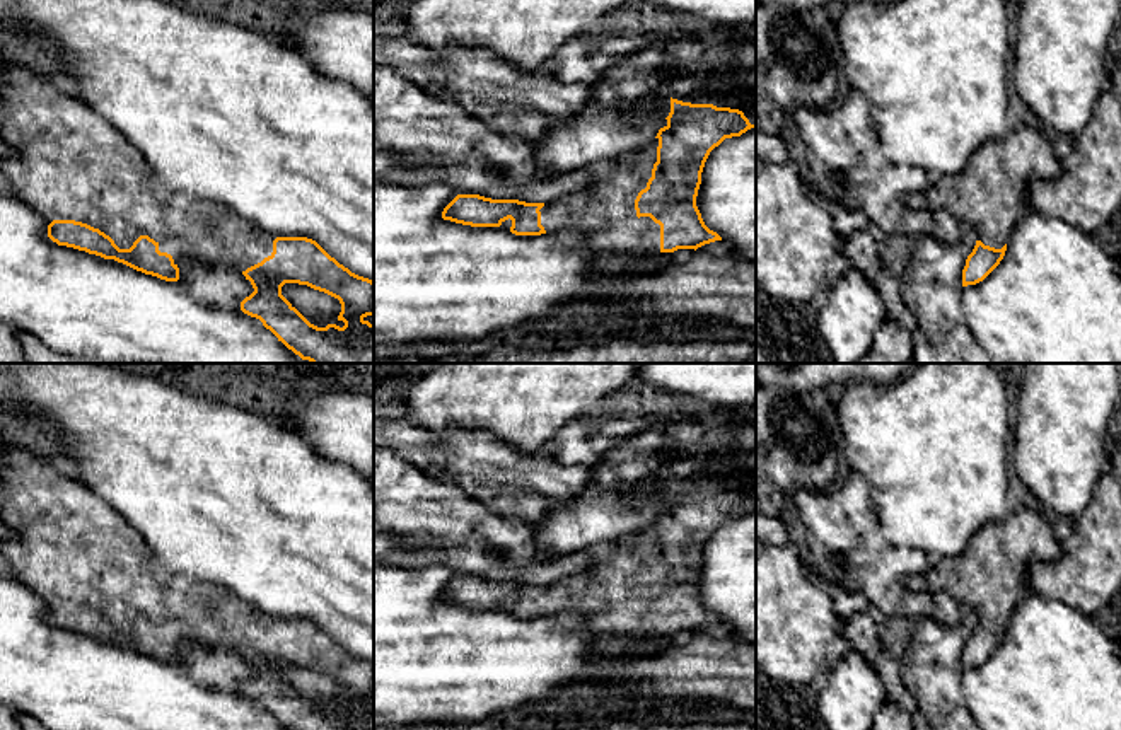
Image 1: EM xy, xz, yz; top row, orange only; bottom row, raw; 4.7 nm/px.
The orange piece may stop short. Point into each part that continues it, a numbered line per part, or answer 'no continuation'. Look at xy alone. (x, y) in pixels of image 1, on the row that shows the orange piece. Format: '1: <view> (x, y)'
1: xy (69, 162)

